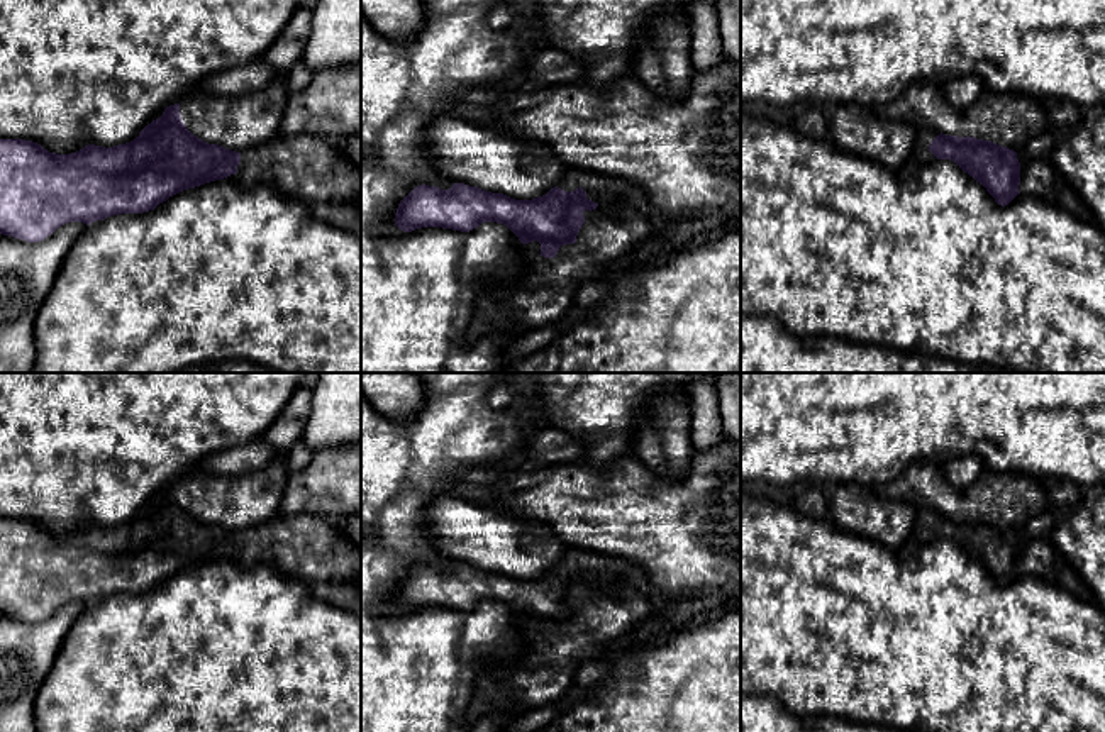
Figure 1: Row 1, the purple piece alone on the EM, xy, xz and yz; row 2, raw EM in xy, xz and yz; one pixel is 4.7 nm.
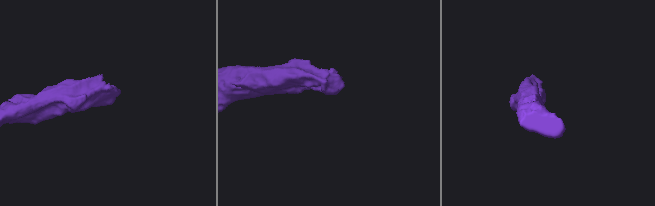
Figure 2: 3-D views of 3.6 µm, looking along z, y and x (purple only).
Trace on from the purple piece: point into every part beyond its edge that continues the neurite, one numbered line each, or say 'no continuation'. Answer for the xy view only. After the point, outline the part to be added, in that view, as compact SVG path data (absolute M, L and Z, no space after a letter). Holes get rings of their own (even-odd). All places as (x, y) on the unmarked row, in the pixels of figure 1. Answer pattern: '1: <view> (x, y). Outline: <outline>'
1: xy (310, 548). Outline: M276 513L241 532L237 552L290 573L305 583L354 581L361 547L346 539L339 522L314 515Z

